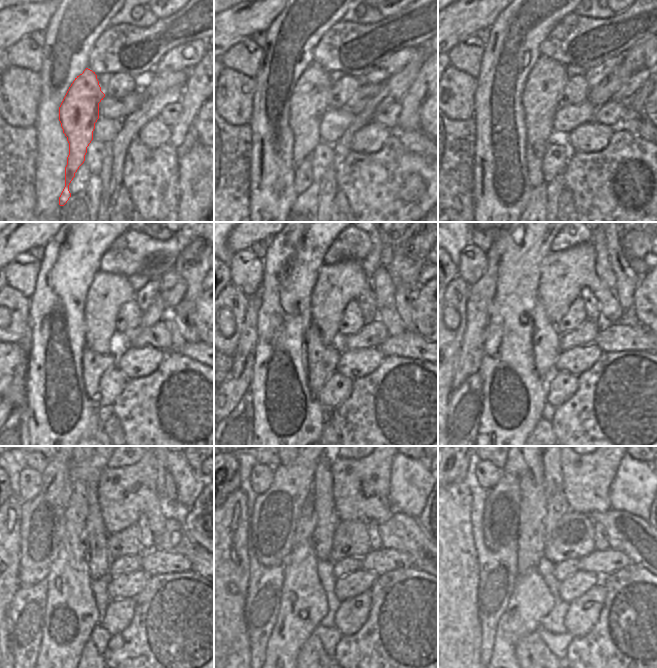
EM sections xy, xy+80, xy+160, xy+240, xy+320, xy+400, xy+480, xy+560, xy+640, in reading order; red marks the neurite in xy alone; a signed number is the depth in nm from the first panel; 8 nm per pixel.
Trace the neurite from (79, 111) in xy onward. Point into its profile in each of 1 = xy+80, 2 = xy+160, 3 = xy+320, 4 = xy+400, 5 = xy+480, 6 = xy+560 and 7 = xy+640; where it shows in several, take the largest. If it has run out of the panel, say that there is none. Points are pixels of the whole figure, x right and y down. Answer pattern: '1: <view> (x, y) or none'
1: xy+80 (311, 96)
2: xy+160 (547, 78)
3: xy+320 (337, 284)
4: xy+400 (564, 274)
5: xy+480 (126, 493)
6: xy+560 (360, 487)
7: xy+640 (586, 477)

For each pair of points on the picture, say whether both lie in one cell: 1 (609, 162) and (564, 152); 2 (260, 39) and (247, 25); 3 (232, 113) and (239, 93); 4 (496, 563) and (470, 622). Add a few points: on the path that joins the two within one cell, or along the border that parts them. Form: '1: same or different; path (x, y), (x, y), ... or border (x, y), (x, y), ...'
1: different; border (571, 152), (567, 166), (562, 173)
2: different; border (264, 31), (256, 31), (250, 37)
3: same; path (234, 108), (234, 98)
4: different; border (478, 584), (477, 610), (481, 630)

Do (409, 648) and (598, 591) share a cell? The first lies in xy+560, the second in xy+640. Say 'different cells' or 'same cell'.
different cells

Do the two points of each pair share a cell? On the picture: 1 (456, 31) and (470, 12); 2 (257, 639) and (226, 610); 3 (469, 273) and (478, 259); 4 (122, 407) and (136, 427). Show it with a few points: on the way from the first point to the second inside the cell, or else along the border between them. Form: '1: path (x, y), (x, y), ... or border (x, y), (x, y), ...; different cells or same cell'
1: path (456, 26), (465, 17); same cell
2: border (244, 605), (244, 626), (251, 651); different cells
3: path (470, 270), (475, 262); same cell
4: path (127, 410), (136, 419), (136, 422); same cell

